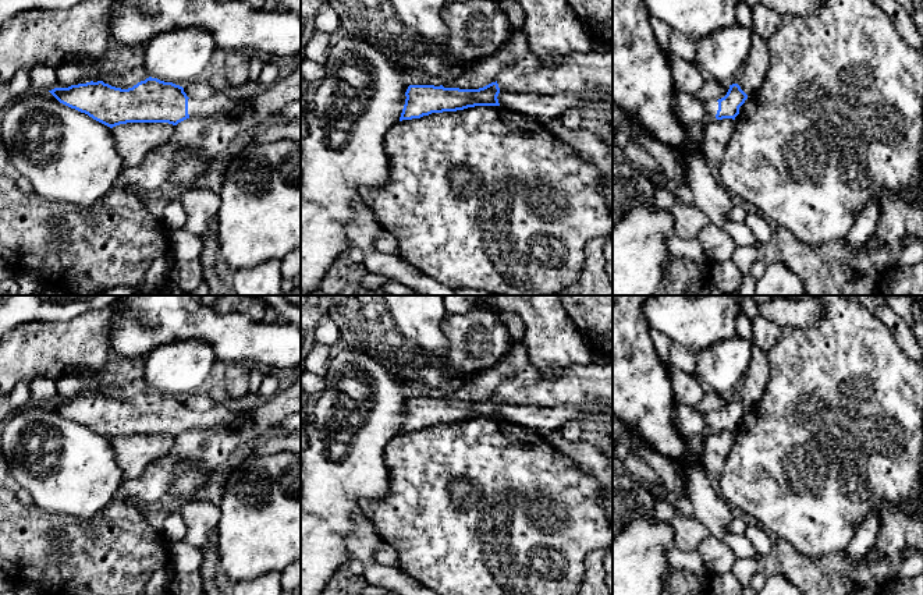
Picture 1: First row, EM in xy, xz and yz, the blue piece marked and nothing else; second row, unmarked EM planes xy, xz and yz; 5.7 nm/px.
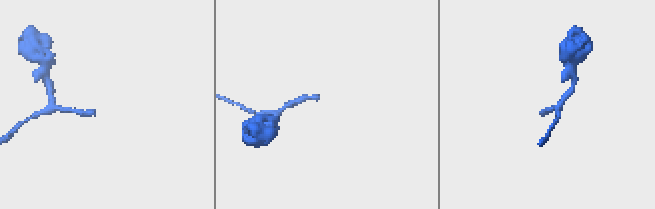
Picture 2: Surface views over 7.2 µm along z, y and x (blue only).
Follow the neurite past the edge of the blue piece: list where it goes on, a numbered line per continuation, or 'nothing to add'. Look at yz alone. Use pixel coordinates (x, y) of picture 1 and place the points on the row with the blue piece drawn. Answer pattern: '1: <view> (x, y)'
1: yz (695, 135)

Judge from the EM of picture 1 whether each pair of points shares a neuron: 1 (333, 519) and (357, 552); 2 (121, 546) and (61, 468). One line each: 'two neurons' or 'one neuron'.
1: two neurons
2: two neurons

